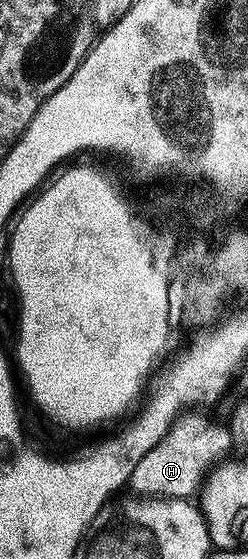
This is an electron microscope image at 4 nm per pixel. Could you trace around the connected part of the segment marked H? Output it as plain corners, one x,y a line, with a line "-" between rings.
189,417
176,421
169,435
154,450
147,452
147,456
143,456
129,481
134,495
193,500
202,493
207,475
226,457
224,454
231,450
231,446
224,429
216,430
205,418

